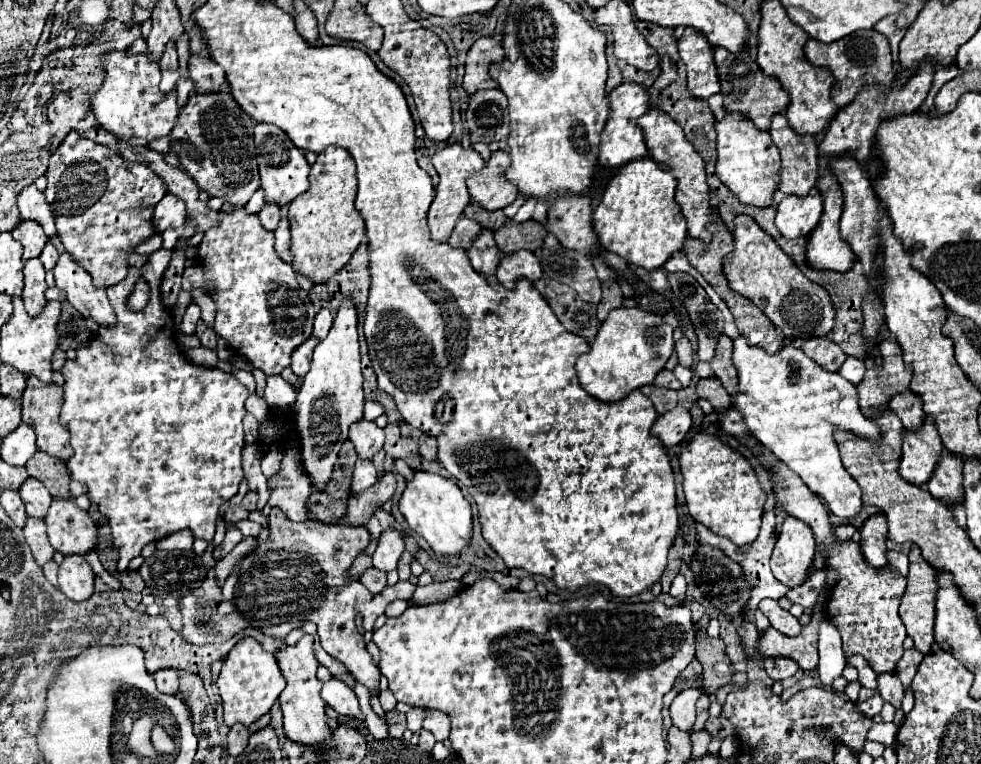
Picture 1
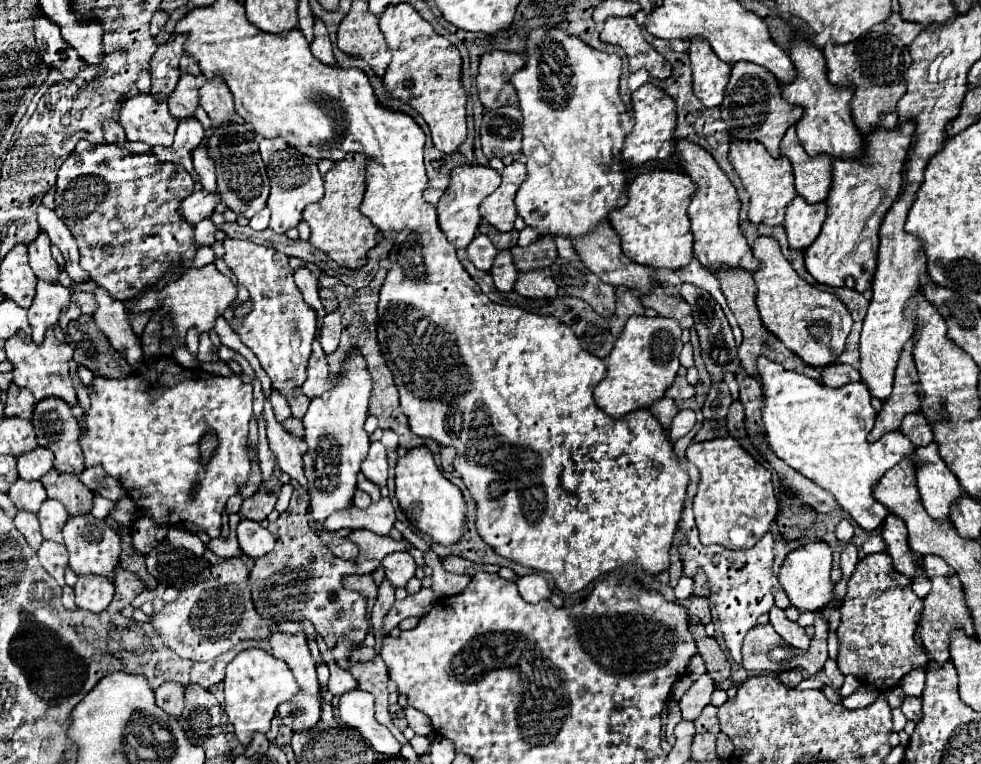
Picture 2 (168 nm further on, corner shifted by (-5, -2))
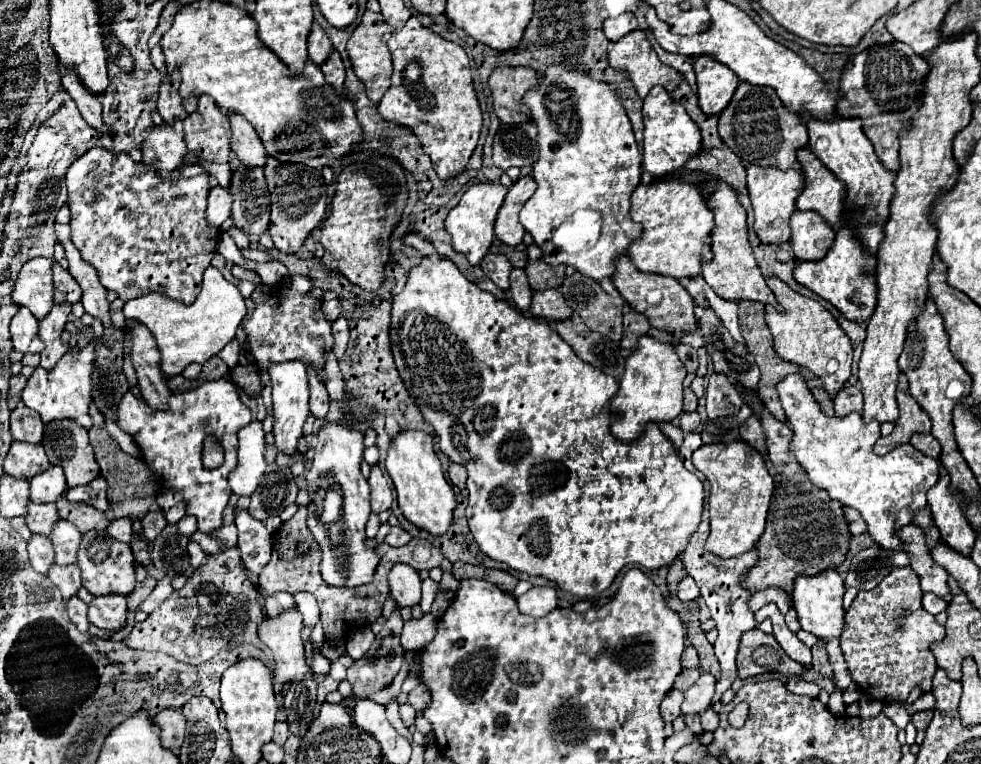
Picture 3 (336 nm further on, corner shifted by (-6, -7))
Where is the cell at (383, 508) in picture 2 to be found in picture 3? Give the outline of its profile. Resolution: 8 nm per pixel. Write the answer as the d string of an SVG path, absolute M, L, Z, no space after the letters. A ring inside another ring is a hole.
M391 526L391 532L387 536L387 544L389 546L399 548L399 546L405 546L409 540L411 540L411 536L401 526Z

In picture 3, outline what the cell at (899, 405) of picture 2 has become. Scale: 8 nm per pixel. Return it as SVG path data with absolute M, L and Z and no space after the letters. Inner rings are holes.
M905 374L899 376L897 404L899 404L901 416L899 416L899 422L895 422L895 430L889 436L877 440L877 444L873 448L875 454L879 454L879 456L889 454L899 444L907 444L913 434L919 434L919 432L929 434L931 432L931 418L927 416L927 412L911 396Z

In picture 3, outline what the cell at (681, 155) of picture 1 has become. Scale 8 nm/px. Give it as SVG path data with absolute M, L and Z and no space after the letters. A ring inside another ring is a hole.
M717 182L717 184L719 184L717 192L713 192L709 198L709 208L713 210L715 224L717 224L717 228L713 230L713 254L715 254L715 258L711 262L703 264L701 276L725 300L731 300L731 302L751 300L751 302L775 306L777 300L775 300L773 292L769 290L761 270L757 266L757 260L753 256L753 248L749 244L747 212L739 204L735 190L731 190L729 186L723 186L721 182Z

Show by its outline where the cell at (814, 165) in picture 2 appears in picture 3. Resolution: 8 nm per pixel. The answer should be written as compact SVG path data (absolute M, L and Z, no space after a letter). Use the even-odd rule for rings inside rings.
M809 148L799 150L797 156L807 178L807 184L797 198L797 208L819 212L829 226L839 226L845 202L843 182L839 182L835 174Z

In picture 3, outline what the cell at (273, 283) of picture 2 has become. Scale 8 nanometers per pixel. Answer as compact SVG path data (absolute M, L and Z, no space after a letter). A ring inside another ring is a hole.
M283 362L269 368L271 386L273 386L273 410L275 410L275 446L281 454L295 454L299 438L303 436L303 424L309 416L309 384L303 362Z

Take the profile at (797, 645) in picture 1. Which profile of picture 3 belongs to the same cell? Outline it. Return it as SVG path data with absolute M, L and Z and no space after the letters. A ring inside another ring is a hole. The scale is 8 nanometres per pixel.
M759 628L749 630L749 632L745 632L741 636L739 652L737 652L737 674L739 674L739 678L753 678L753 676L765 674L765 672L767 674L783 674L783 676L787 676L787 674L799 674L803 670L805 670L805 666L801 668L797 662L791 662L787 658L787 654L779 648L777 640L773 636L763 634Z

